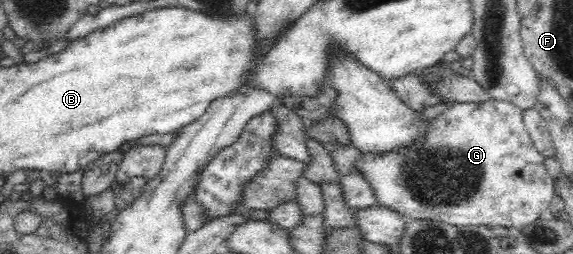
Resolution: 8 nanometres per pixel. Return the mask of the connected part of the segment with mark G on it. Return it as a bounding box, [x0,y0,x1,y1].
[358,99,554,229]

